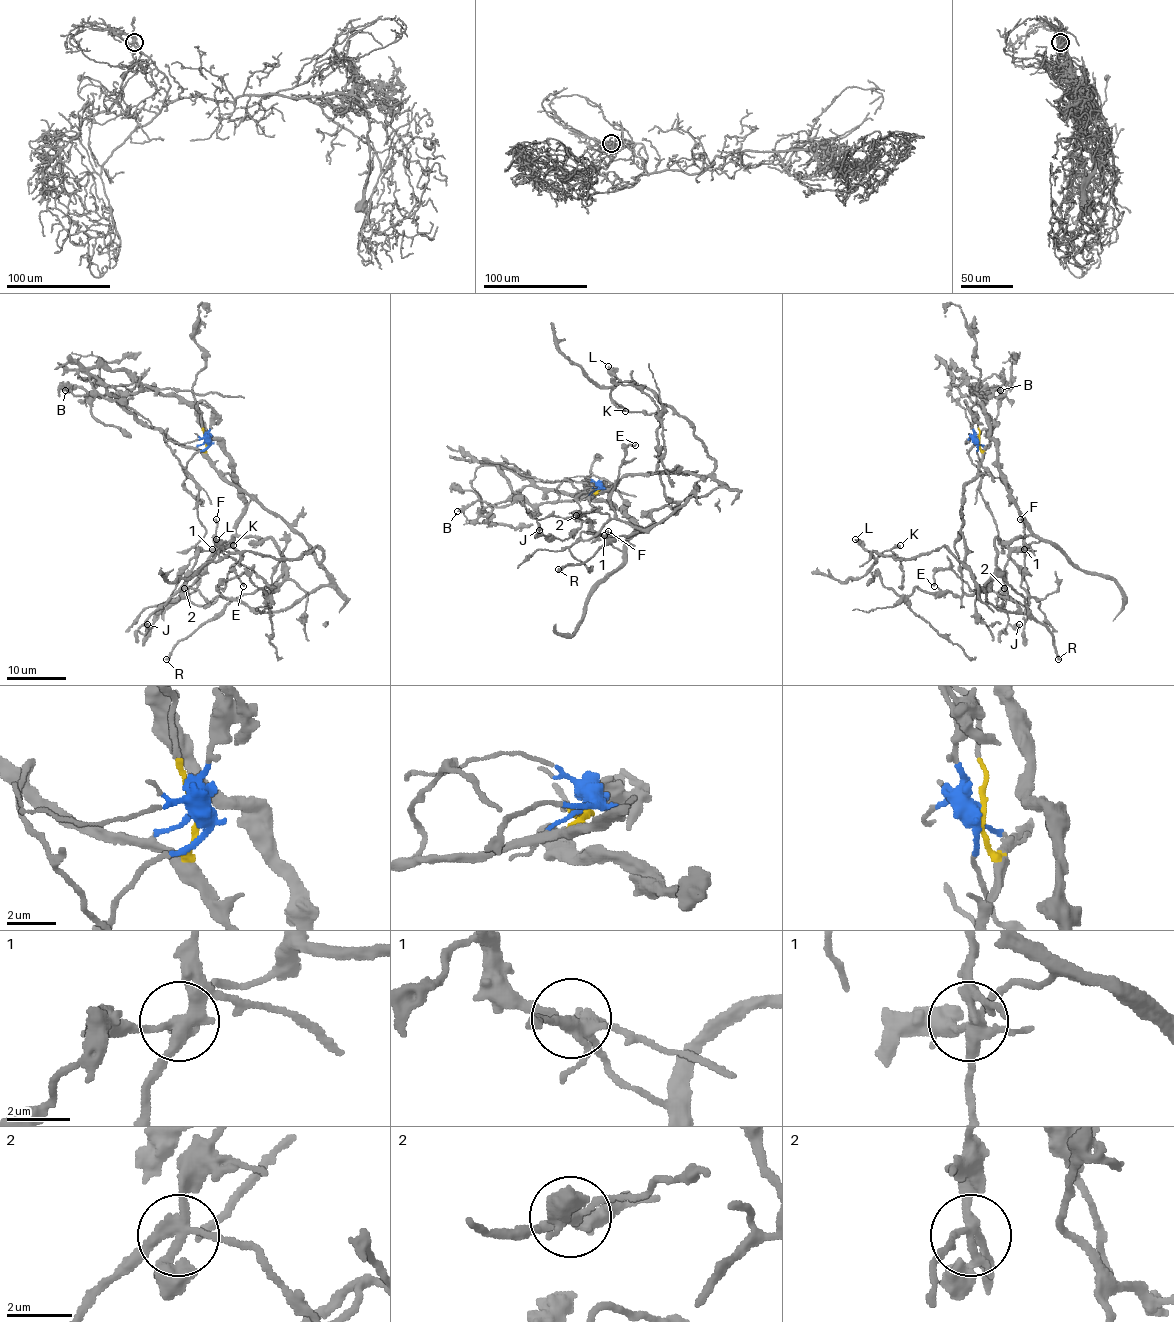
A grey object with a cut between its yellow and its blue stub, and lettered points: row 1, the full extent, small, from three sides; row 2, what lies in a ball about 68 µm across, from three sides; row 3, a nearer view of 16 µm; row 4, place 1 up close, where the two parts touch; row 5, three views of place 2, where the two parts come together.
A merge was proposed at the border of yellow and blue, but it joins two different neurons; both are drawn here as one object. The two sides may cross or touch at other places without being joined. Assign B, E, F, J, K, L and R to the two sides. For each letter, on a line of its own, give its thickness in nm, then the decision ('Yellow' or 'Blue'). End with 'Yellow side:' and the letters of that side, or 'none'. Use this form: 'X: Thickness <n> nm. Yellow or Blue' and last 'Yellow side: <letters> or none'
B: Thickness 500 nm. Blue
E: Thickness 190 nm. Yellow
F: Thickness 190 nm. Yellow
J: Thickness 550 nm. Yellow
K: Thickness 400 nm. Yellow
L: Thickness 240 nm. Yellow
R: Thickness 260 nm. Blue
Yellow side: E, F, J, K, L

